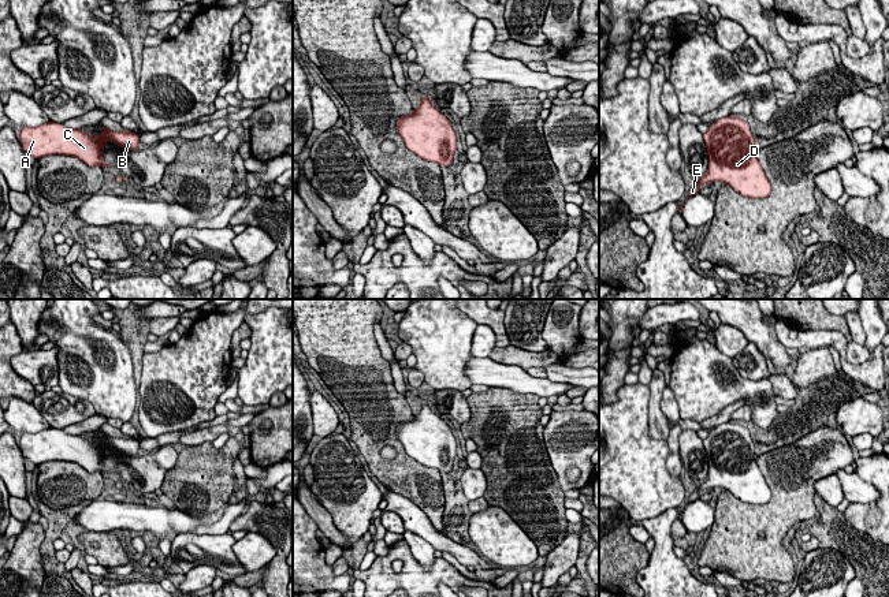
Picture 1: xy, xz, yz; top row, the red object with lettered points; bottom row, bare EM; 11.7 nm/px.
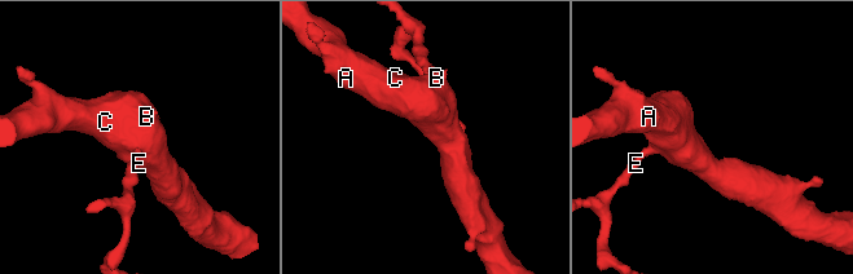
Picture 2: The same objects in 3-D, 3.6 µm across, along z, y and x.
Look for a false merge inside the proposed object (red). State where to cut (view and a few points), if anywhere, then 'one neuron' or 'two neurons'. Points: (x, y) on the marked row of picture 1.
no cut | one neuron

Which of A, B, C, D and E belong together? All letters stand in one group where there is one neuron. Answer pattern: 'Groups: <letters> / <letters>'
Groups: A B C D E

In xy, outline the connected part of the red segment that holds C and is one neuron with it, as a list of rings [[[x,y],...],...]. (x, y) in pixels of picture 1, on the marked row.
[[[48,122],[37,127],[22,126],[19,142],[22,150],[34,157],[51,154],[72,156],[88,167],[114,167],[103,160],[104,143],[115,142],[118,146],[138,150],[140,134],[131,131],[111,131],[103,126],[103,134],[92,135],[82,128],[68,128]]]

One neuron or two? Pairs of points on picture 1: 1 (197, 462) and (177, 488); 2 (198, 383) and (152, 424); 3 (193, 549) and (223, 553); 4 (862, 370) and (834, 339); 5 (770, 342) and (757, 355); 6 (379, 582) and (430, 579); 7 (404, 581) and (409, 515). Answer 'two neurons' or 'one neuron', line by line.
1: one neuron
2: one neuron
3: one neuron
4: one neuron
5: two neurons
6: one neuron
7: two neurons

